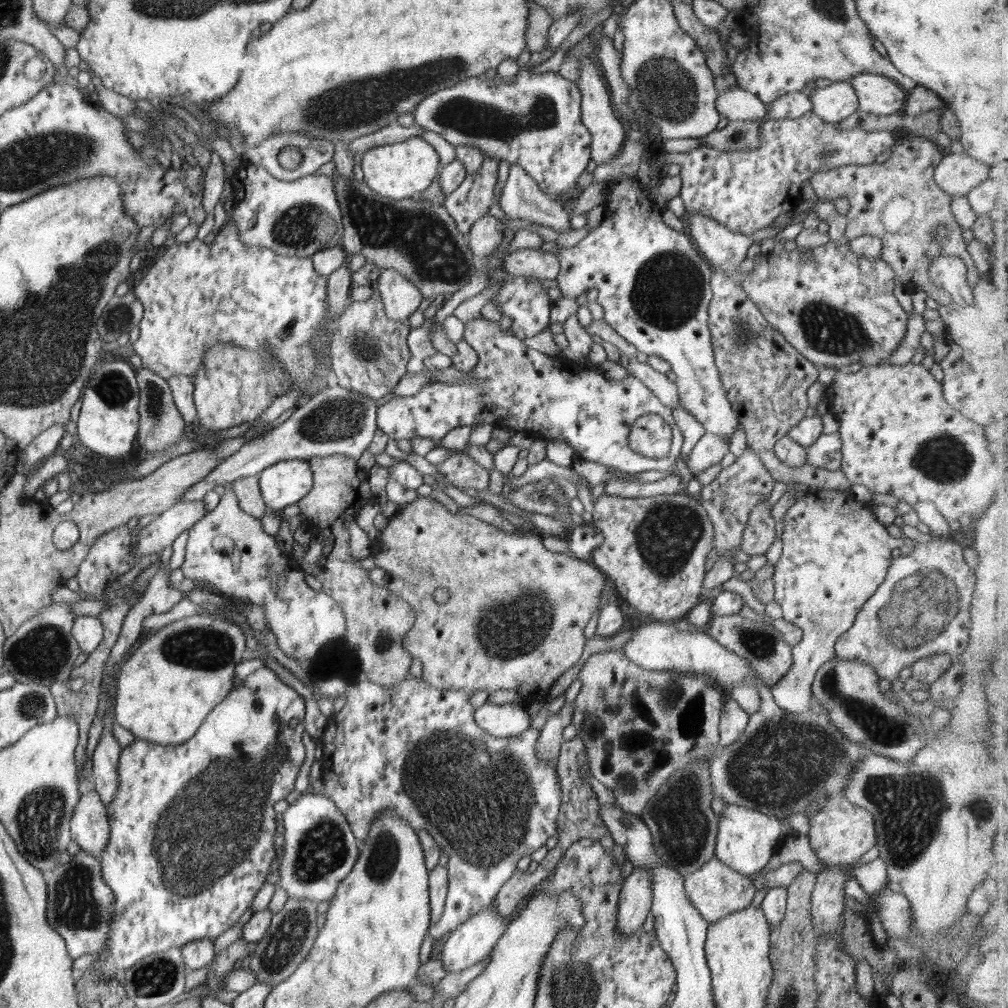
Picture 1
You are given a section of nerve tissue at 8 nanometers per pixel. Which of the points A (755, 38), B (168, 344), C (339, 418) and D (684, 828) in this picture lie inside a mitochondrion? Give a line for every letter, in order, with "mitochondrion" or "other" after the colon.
A: other
B: other
C: mitochondrion
D: mitochondrion

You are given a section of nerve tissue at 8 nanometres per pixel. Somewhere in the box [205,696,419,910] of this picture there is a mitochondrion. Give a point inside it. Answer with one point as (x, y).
(322, 849)

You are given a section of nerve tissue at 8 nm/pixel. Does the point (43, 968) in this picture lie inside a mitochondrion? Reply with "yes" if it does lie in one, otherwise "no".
no

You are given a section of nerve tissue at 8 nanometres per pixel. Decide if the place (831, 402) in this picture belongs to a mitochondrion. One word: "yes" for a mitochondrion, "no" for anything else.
no

